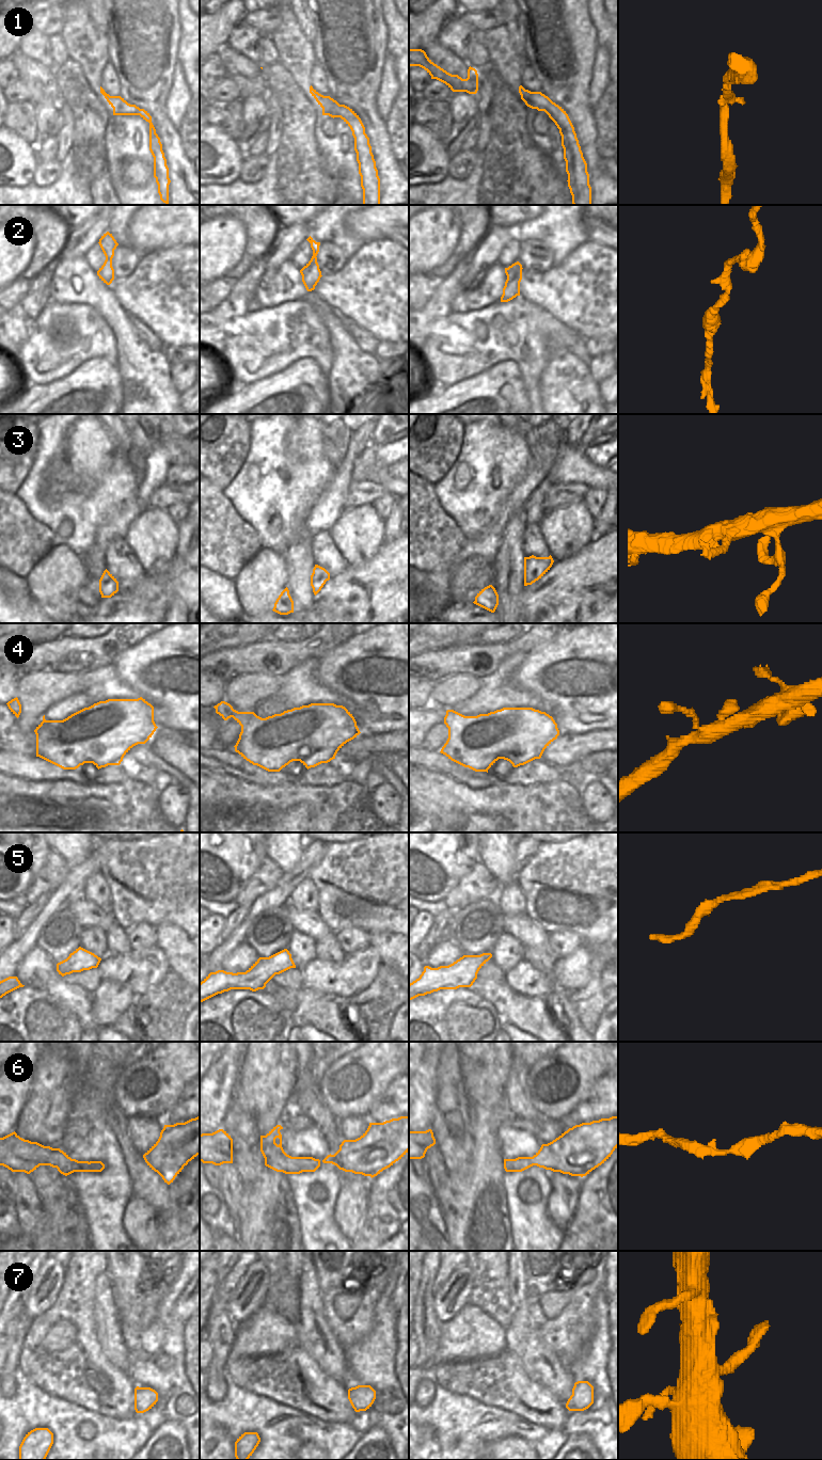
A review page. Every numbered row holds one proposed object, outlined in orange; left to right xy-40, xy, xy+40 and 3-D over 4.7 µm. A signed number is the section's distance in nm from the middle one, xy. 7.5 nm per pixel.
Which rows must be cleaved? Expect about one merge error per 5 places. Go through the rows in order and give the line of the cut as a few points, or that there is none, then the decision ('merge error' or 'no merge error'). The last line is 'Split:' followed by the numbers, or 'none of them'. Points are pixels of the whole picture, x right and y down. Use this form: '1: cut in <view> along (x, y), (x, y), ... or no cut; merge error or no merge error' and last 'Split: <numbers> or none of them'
1: no cut; no merge error
2: no cut; no merge error
3: no cut; no merge error
4: no cut; no merge error
5: no cut; no merge error
6: no cut; no merge error
7: no cut; no merge error
Split: none of them

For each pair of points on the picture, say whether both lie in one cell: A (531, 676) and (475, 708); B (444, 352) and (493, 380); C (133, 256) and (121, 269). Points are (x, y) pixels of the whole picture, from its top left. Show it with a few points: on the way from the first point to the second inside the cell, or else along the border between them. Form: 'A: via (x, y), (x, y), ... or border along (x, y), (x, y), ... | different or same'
A: border along (523, 660), (515, 675), (515, 682), (539, 696) | different
B: border along (502, 361), (456, 382) | different
C: via (130, 257), (122, 266) | same

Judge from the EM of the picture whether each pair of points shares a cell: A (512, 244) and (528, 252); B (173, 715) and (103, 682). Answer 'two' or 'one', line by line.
A: two
B: two

